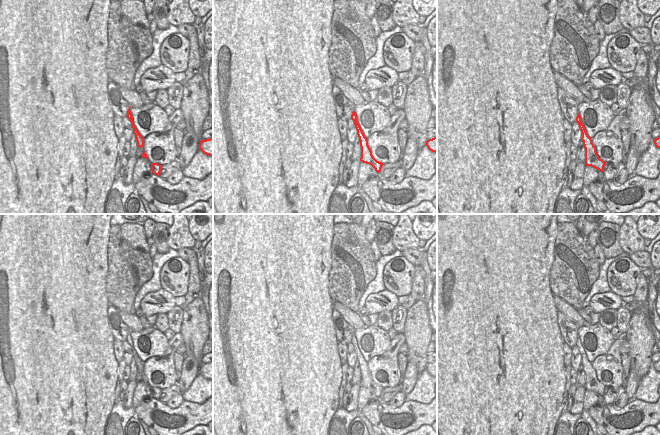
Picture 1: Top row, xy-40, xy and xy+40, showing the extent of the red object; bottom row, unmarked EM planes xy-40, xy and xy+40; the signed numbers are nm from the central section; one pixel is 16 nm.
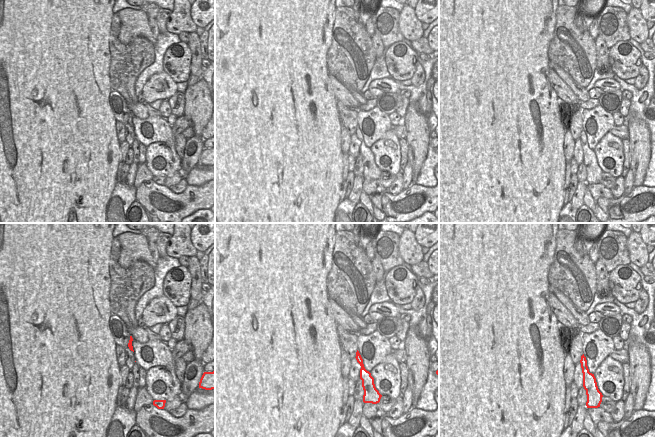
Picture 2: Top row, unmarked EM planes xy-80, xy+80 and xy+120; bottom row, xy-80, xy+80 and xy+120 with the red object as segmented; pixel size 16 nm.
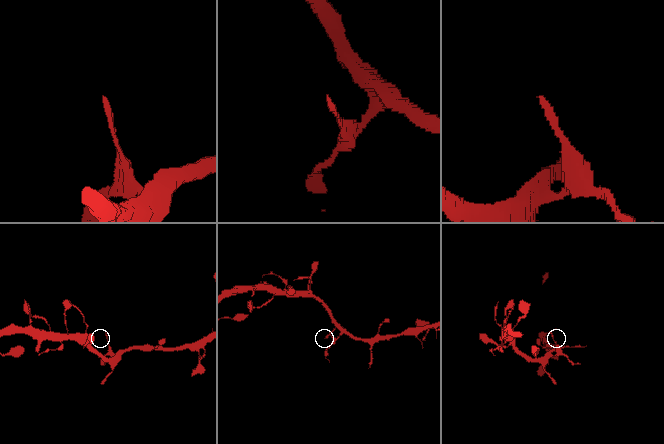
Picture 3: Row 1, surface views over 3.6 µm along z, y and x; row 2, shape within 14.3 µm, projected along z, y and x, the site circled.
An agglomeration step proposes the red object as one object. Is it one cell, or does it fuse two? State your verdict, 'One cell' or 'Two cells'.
Two cells.

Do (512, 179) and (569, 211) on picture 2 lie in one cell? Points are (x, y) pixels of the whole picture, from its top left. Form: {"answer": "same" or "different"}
{"answer": "different"}

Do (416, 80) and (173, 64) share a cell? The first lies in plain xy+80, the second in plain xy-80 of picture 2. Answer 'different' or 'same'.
different

